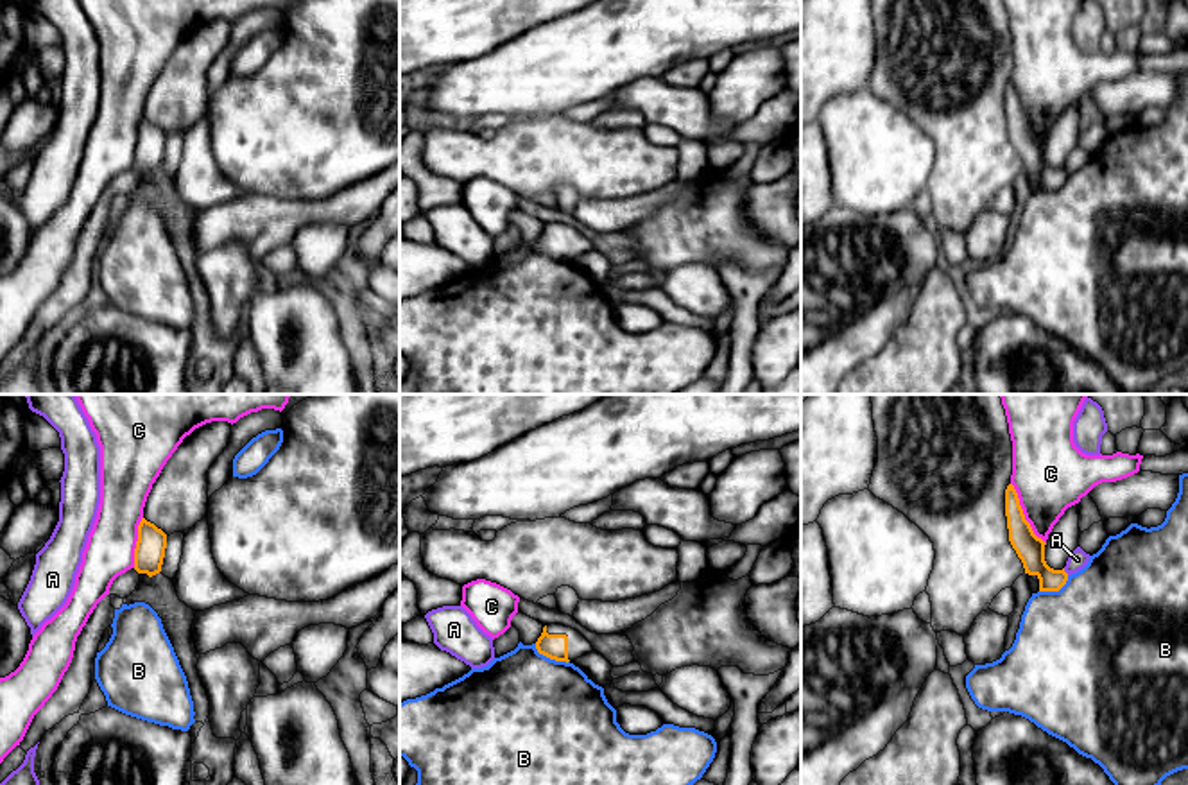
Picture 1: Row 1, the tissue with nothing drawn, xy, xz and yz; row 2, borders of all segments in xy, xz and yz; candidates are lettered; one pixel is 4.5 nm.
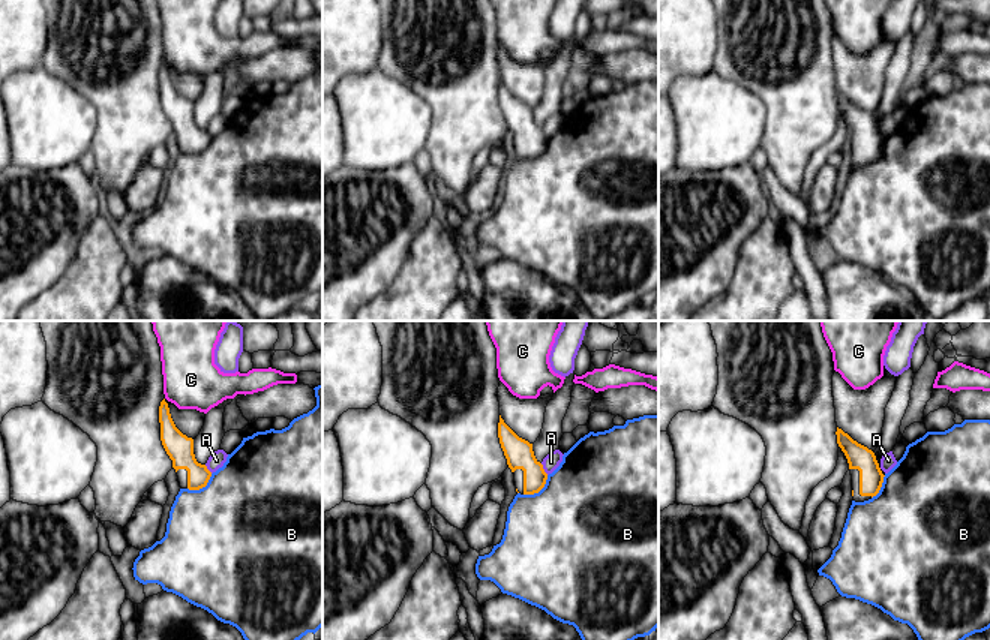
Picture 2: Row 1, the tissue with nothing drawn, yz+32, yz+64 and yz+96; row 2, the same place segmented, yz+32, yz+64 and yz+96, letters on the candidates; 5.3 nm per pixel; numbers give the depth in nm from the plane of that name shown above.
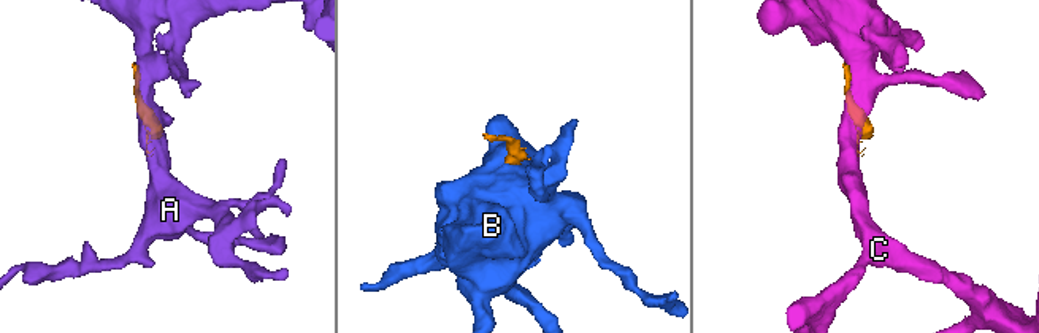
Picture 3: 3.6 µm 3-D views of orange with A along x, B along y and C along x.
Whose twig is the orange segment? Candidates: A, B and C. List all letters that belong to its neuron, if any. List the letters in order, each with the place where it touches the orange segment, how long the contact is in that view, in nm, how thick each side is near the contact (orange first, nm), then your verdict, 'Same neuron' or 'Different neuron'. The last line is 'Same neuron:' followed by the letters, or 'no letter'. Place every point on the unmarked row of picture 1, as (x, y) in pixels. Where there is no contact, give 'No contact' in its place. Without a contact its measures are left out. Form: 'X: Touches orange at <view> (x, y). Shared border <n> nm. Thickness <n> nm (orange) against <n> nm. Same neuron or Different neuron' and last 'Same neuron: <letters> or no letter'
A: Touches orange at yz (1065, 171). Shared border 40 nm. Thickness 130 nm (orange) against 90 nm. Different neuron
B: Touches orange at xz (550, 257). Shared border 180 nm. Thickness 110 nm (orange) against 500 nm. Different neuron
C: Touches orange at yz (1022, 112). Shared border 320 nm. Thickness 130 nm (orange) against 340 nm. Different neuron
Same neuron: no letter

